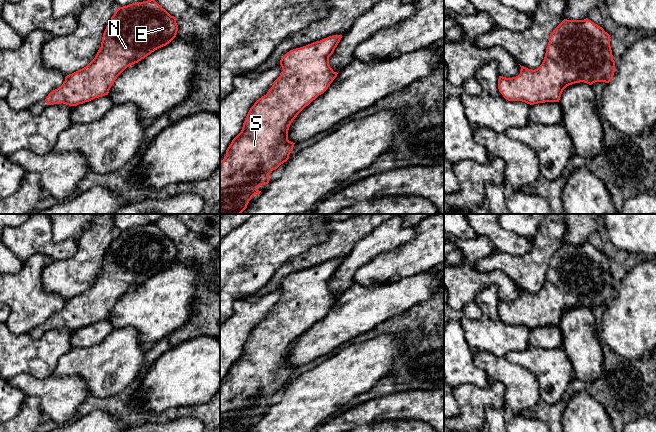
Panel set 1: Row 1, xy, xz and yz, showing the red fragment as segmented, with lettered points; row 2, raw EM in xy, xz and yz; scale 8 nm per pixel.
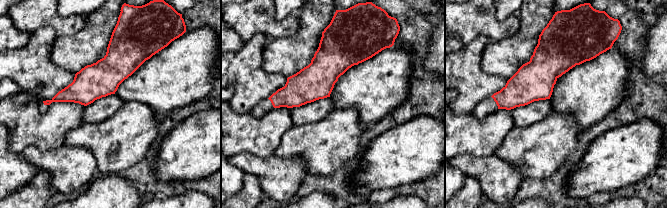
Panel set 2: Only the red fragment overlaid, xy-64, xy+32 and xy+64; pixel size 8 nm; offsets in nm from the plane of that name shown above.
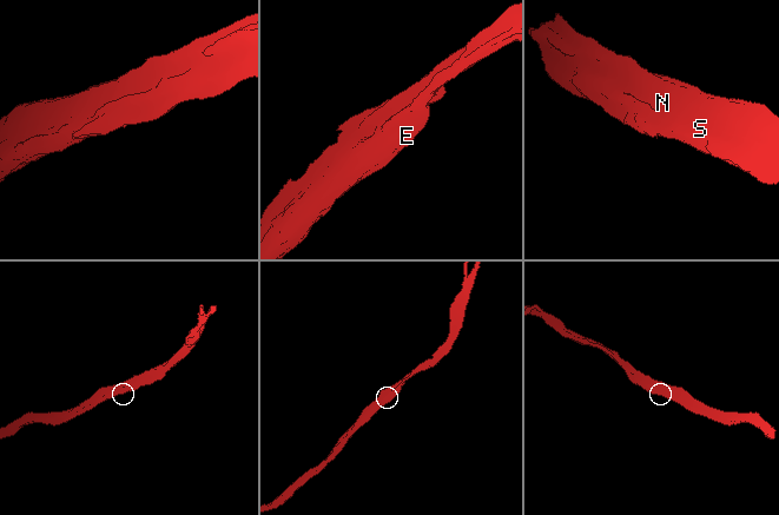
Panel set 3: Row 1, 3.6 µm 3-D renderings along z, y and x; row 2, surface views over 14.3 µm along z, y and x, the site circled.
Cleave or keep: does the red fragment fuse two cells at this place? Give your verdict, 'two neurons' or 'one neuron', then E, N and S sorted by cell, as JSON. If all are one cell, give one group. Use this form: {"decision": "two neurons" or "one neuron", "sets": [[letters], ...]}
{"decision": "one neuron", "sets": [["E", "N", "S"]]}

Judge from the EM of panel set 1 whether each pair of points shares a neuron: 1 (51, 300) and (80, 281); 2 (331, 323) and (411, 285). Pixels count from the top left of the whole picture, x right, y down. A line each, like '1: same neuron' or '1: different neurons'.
1: different neurons
2: same neuron

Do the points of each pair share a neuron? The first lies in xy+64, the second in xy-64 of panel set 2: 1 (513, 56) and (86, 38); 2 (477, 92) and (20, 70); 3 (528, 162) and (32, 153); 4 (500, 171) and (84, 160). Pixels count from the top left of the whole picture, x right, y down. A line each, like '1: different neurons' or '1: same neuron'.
1: same neuron
2: same neuron
3: different neurons
4: same neuron

